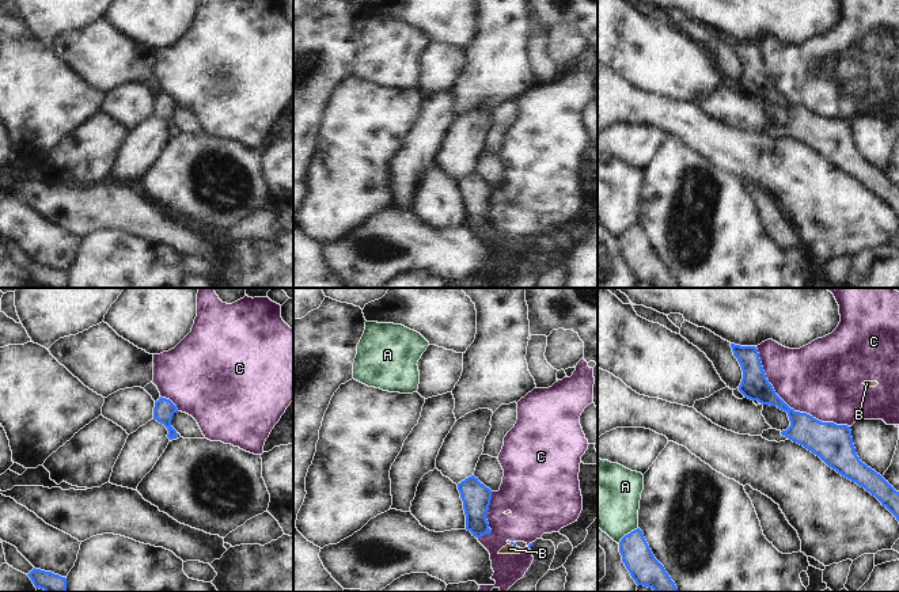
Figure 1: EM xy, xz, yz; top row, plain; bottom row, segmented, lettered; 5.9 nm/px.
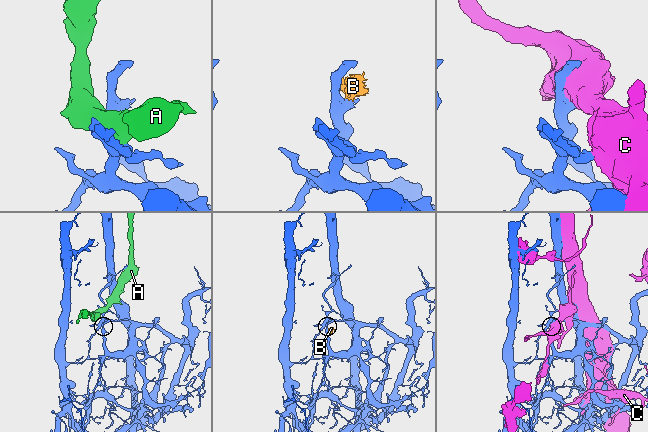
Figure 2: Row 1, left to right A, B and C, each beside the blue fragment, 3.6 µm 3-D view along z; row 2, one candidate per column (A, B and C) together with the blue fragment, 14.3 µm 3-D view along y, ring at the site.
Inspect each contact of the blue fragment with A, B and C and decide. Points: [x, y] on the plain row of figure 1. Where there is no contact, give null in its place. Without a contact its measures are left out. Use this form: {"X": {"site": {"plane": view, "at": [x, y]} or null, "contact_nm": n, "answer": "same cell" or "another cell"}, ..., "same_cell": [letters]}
{"A": {"site": {"plane": "yz", "at": [628, 230]}, "contact_nm": 160, "answer": "another cell"}, "B": {"site": {"plane": "xz", "at": [514, 241]}, "contact_nm": 40, "answer": "another cell"}, "C": {"site": {"plane": "yz", "at": [788, 102]}, "contact_nm": 750, "answer": "another cell"}, "same_cell": []}

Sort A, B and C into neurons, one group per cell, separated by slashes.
A / B C

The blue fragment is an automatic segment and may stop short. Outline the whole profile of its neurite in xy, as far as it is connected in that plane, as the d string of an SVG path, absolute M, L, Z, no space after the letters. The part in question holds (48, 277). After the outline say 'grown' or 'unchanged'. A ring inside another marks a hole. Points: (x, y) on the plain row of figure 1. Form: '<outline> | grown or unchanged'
M34 263L27 272L35 284L43 285L45 288L67 286L67 274L52 267L45 267Z | unchanged

